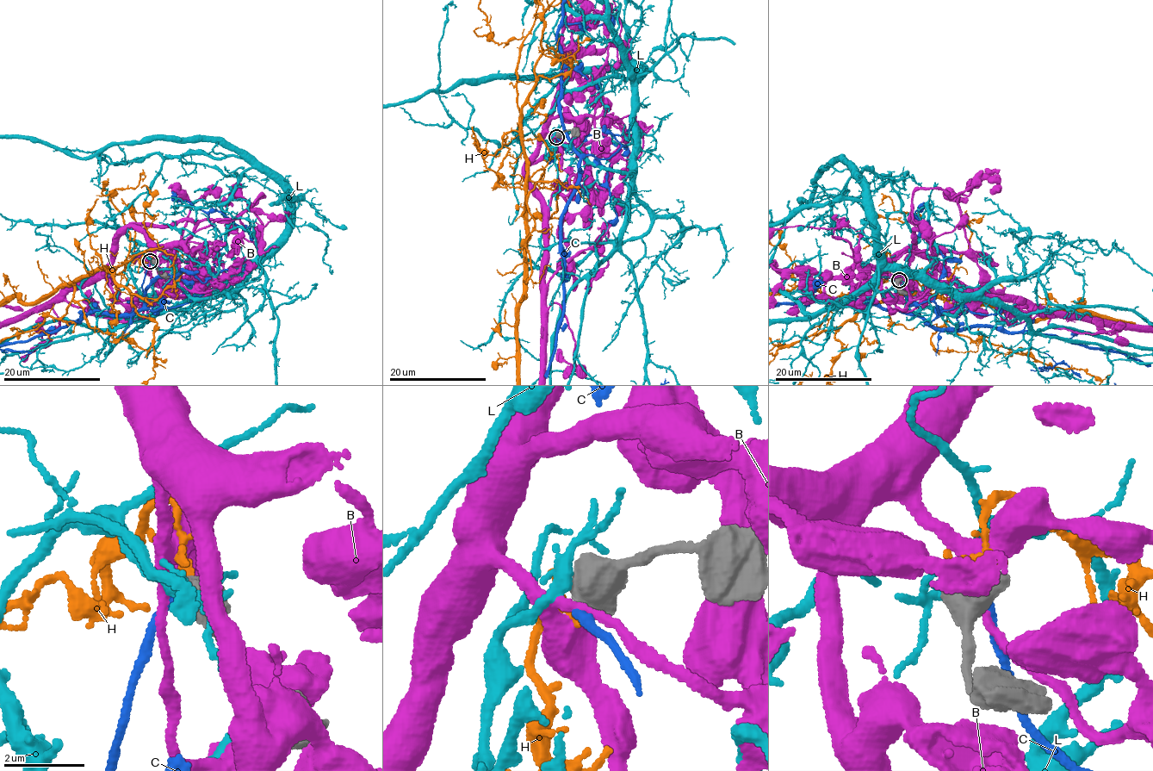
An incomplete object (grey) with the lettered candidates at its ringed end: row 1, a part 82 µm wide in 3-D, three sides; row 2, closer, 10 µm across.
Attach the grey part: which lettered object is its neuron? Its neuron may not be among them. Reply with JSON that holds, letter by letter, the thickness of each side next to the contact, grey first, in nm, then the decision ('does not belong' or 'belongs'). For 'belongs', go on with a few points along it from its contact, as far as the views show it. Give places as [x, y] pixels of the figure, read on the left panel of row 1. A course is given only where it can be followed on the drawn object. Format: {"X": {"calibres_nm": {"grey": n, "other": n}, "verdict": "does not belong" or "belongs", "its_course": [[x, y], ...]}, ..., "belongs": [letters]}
{"B": {"calibres_nm": {"grey": 600, "other": 240}, "verdict": "does not belong"}, "C": {"calibres_nm": {"grey": 650, "other": 160}, "verdict": "belongs"}, "H": {"calibres_nm": {"grey": 650, "other": 140}, "verdict": "does not belong"}, "L": {"calibres_nm": {"grey": 750, "other": 300}, "verdict": "does not belong"}, "belongs": ["C"]}

